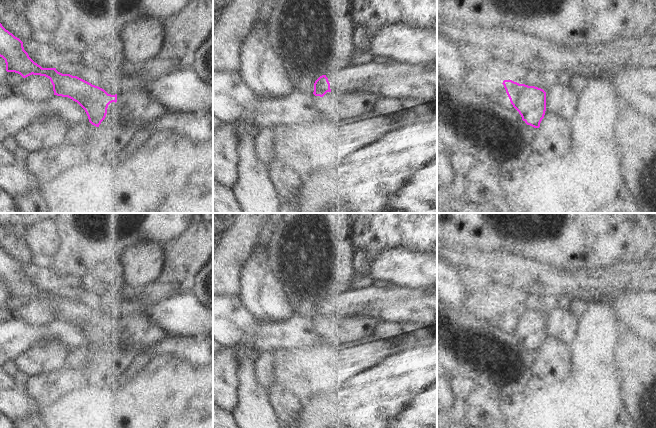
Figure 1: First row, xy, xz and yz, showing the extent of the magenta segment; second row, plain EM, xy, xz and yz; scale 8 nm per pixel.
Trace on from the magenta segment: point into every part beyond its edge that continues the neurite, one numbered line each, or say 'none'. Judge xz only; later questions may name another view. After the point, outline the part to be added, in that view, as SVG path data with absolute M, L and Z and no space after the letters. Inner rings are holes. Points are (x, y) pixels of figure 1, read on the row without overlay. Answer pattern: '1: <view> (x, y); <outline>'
1: xz (394, 303); M363 281L326 301L331 316L373 315L390 322L437 325L437 288L403 288L394 284L380 287Z

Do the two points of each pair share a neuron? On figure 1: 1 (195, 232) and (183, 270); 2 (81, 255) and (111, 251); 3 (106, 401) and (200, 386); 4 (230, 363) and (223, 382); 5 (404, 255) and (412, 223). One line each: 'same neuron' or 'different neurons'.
1: same neuron
2: same neuron
3: same neuron
4: same neuron
5: different neurons

